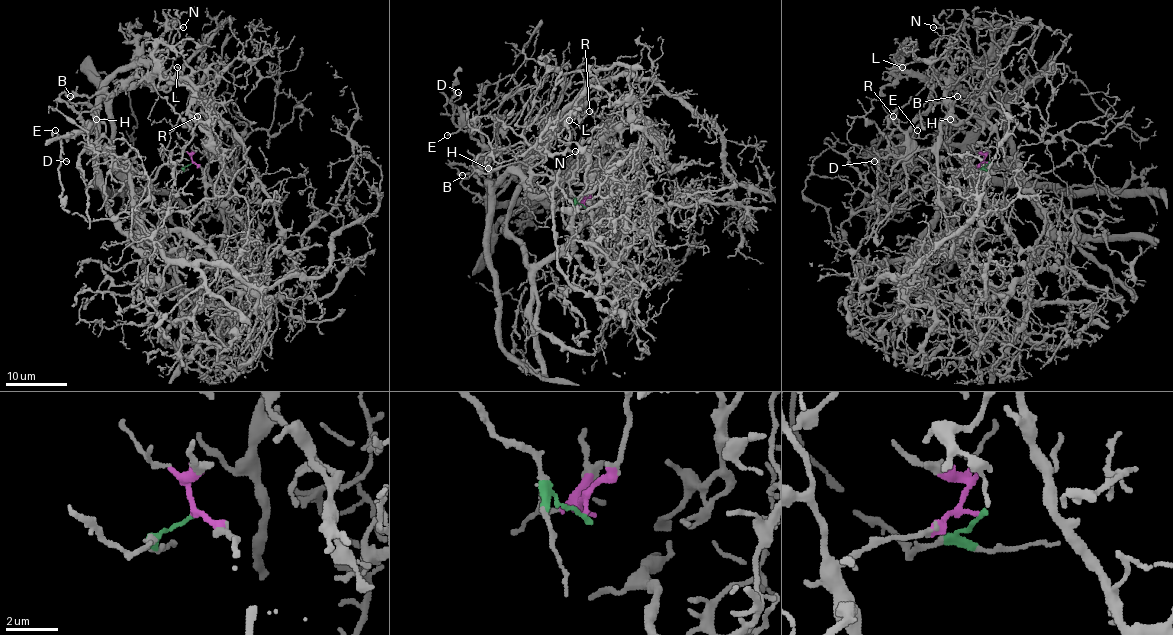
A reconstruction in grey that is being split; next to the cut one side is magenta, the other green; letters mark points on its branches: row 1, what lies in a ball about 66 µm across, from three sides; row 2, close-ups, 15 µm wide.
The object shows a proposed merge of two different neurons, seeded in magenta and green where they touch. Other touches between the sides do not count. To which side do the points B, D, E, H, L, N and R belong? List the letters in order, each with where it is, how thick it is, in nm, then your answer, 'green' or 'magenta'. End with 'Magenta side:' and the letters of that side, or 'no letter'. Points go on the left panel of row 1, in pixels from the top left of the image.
B: place (70, 96); calibre 220 nm; green
D: place (66, 161); calibre 200 nm; green
E: place (55, 130); calibre 170 nm; green
H: place (96, 119); calibre 120 nm; green
L: place (177, 67); calibre 200 nm; green
N: place (183, 27); calibre 160 nm; green
R: place (197, 116); calibre 240 nm; green
Magenta side: no letter

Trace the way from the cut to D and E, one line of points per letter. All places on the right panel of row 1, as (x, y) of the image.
D: (988, 163), (971, 170), (945, 144), (947, 94), (976, 65), (983, 117), (970, 131), (918, 125), (873, 161)
E: (988, 163), (971, 170), (945, 144), (947, 94), (976, 65), (983, 117), (965, 132), (918, 131)

